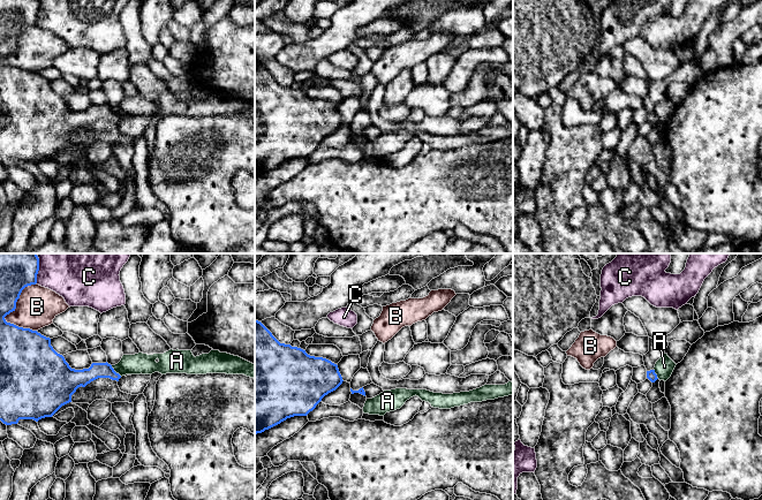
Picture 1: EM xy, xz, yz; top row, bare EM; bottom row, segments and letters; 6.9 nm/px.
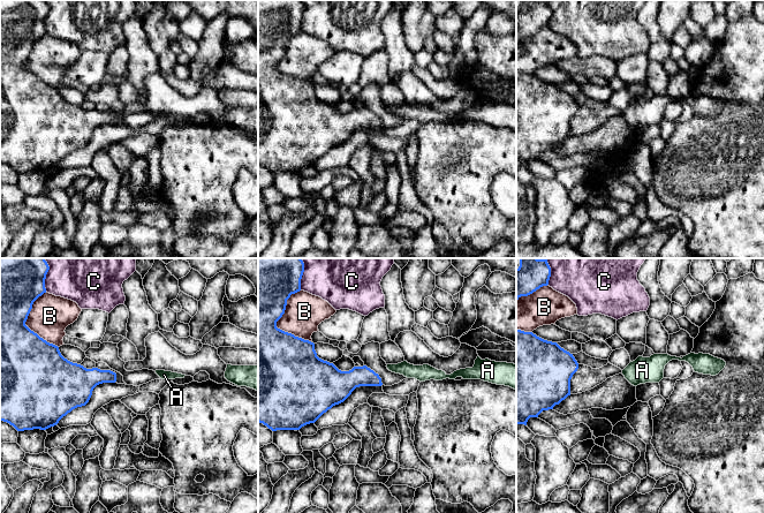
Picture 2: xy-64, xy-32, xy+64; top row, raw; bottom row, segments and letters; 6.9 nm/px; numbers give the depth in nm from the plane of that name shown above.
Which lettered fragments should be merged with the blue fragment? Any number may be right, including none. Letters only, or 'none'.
none

